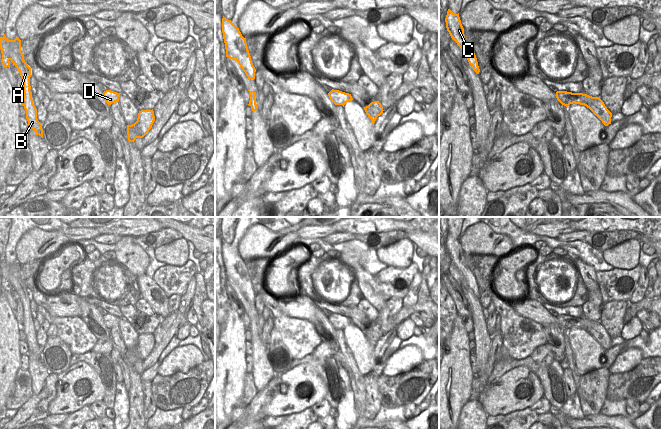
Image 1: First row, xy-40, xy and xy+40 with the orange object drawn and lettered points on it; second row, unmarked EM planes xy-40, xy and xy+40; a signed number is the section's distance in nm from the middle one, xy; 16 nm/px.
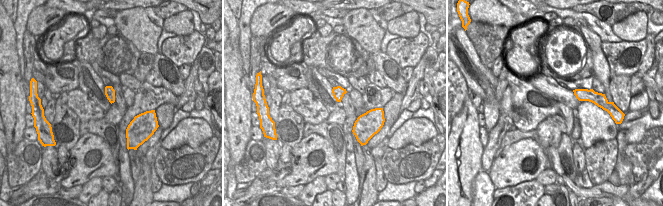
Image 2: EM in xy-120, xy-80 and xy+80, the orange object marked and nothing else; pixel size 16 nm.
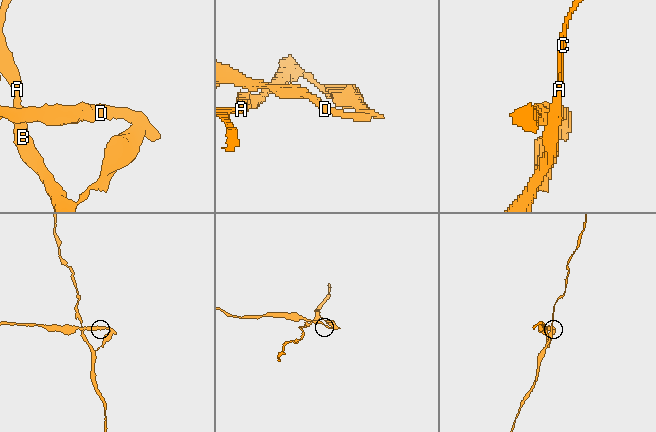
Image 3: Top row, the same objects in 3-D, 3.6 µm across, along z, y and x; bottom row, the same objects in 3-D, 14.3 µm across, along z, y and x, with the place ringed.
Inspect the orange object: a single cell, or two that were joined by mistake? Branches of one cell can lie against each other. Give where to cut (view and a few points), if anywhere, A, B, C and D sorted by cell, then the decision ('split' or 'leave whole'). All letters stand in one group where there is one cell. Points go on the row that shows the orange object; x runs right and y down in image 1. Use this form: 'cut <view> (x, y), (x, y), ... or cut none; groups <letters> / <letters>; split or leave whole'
cut xy (381, 105), (381, 111), (378, 115); groups A B C / D; split

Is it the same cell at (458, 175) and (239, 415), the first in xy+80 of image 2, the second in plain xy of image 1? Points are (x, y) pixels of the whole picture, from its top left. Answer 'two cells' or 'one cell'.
two cells

